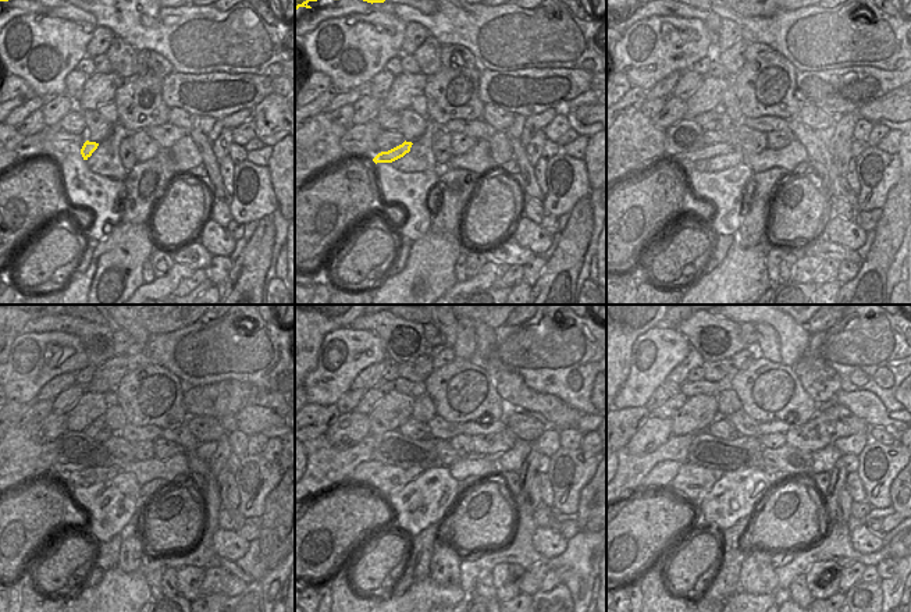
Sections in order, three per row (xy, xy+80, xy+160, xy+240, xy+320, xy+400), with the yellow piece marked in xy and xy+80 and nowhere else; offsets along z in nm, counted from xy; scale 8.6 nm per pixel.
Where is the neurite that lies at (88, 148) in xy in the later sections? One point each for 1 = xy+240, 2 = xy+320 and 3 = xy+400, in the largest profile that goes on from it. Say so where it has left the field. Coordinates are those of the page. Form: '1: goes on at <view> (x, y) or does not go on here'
1: goes on at xy+240 (56, 472)
2: goes on at xy+320 (365, 470)
3: goes on at xy+400 (665, 472)

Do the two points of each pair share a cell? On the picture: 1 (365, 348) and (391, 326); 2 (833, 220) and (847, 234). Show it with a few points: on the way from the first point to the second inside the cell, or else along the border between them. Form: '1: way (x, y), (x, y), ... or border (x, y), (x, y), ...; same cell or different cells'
1: border (348, 327), (374, 333), (383, 341), (387, 356); different cells
2: way (836, 223), (844, 231); same cell

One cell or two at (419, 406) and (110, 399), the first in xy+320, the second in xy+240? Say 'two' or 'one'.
two

